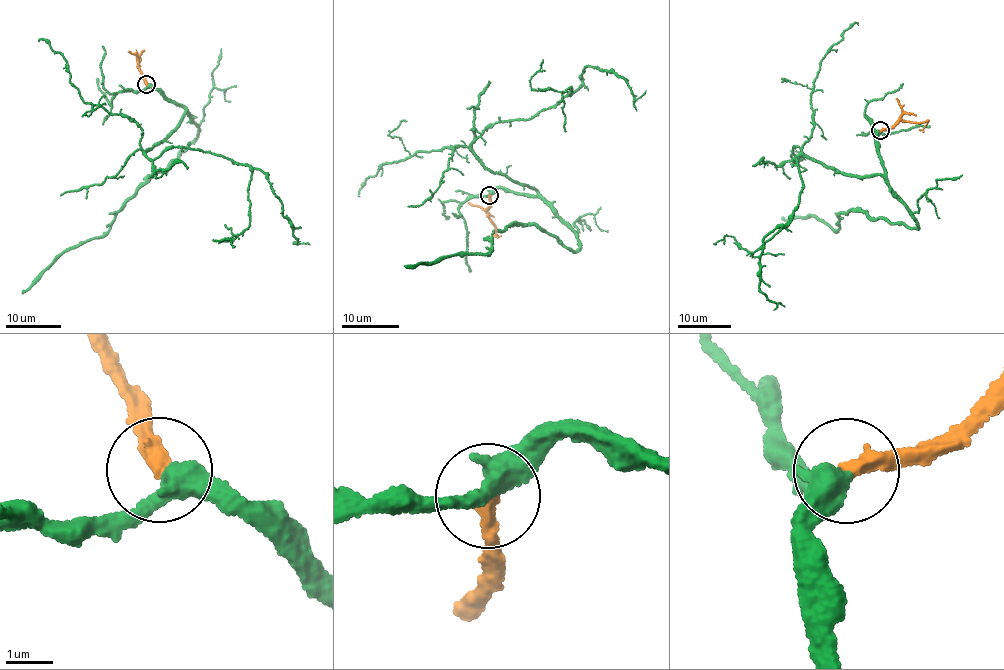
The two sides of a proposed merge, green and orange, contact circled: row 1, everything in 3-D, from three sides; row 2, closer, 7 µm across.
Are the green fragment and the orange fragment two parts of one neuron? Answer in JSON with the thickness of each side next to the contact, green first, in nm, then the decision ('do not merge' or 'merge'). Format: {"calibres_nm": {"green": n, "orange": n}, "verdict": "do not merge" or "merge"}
{"calibres_nm": {"green": 400, "orange": 360}, "verdict": "merge"}

